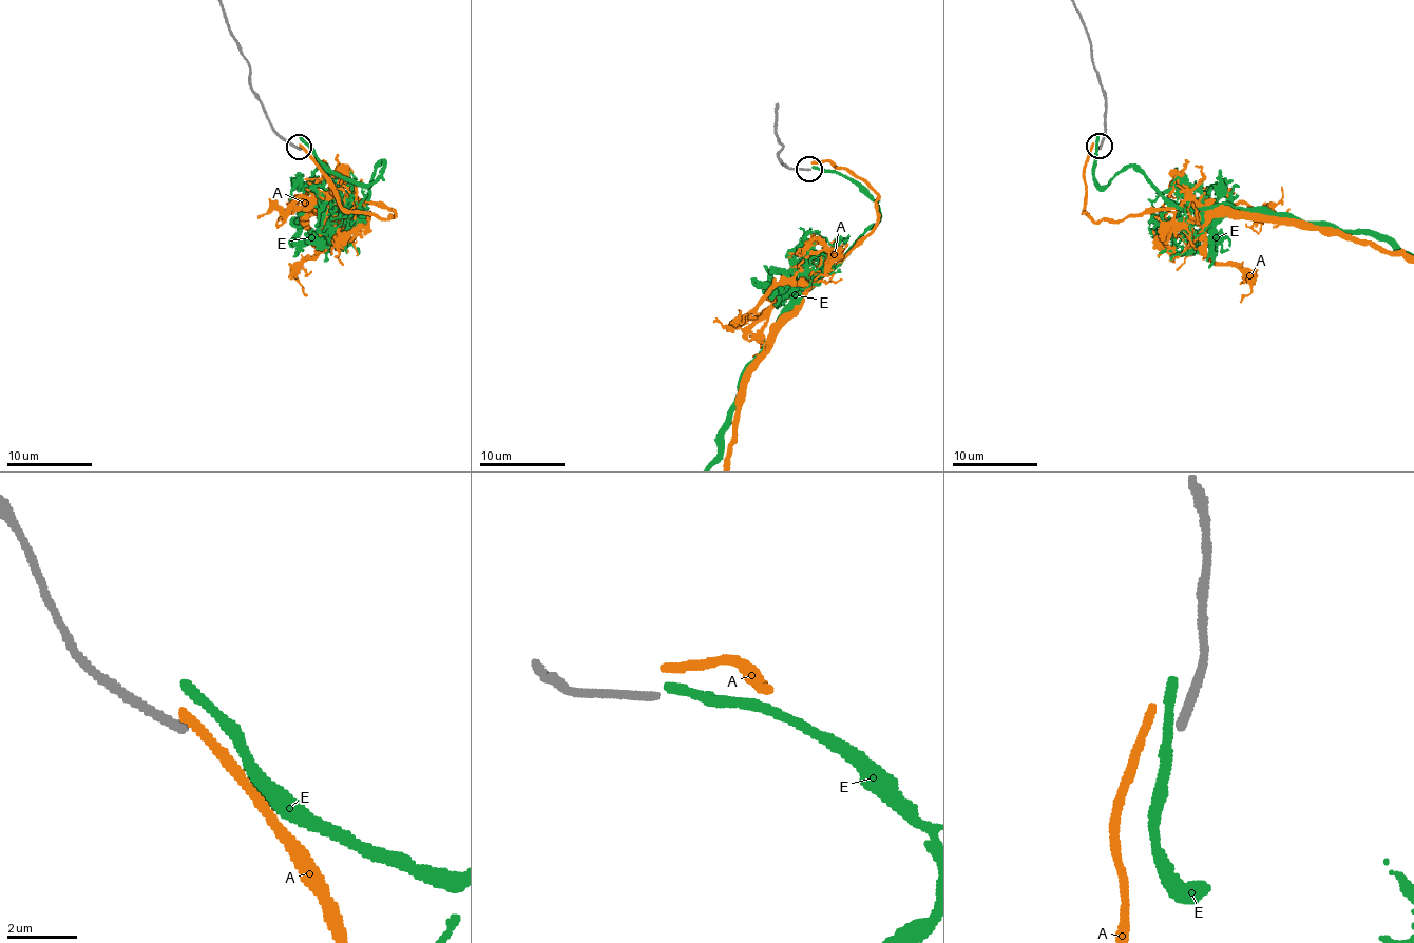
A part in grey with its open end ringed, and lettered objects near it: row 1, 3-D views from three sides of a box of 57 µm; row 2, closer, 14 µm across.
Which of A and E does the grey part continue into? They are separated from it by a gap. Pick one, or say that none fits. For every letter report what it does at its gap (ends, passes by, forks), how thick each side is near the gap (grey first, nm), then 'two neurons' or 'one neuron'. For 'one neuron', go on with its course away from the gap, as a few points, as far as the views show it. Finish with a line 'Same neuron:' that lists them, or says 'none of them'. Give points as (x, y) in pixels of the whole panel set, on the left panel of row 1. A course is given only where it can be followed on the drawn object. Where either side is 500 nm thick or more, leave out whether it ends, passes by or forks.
A: it ends; calibres 280 and 280 nm; two neurons
E: it ends; calibres 280 and 360 nm; two neurons
Same neuron: none of them

